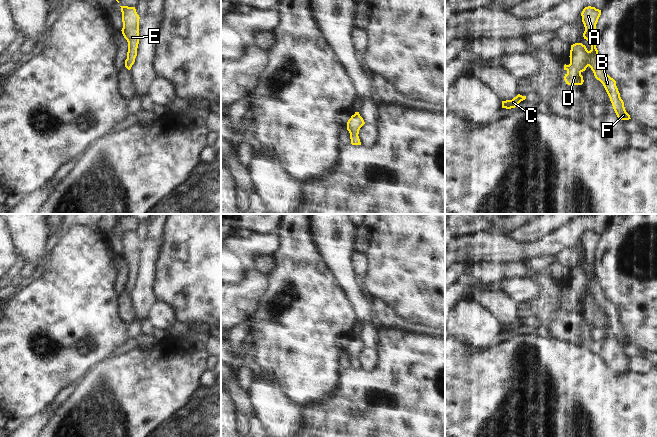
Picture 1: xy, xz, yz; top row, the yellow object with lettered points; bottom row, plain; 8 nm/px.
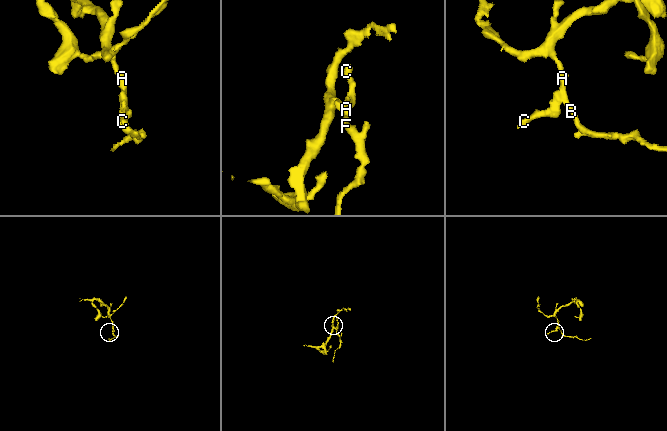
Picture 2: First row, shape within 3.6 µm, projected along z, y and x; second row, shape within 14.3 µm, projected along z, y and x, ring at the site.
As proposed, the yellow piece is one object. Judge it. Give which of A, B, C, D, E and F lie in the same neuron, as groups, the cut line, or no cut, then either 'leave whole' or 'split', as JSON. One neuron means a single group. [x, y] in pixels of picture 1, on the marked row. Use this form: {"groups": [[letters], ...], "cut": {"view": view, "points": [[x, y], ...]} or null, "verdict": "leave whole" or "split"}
{"groups": [["A", "B", "C", "D", "E", "F"]], "cut": null, "verdict": "leave whole"}

